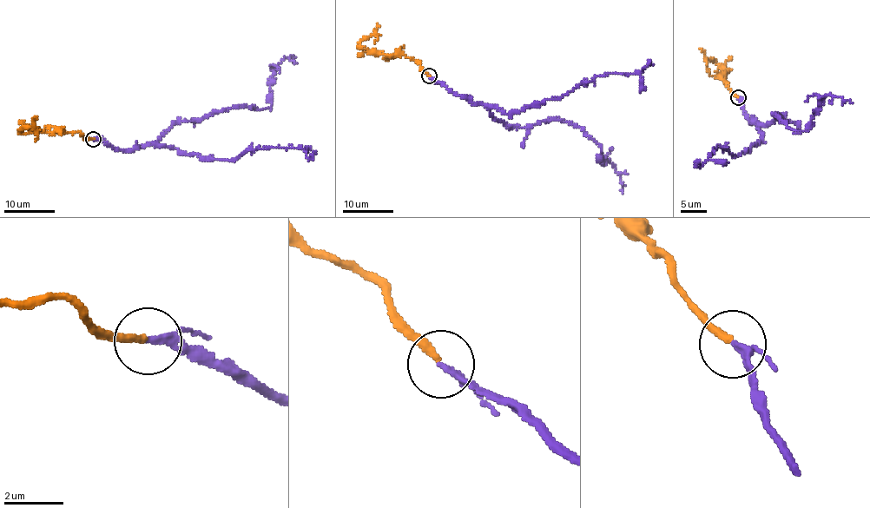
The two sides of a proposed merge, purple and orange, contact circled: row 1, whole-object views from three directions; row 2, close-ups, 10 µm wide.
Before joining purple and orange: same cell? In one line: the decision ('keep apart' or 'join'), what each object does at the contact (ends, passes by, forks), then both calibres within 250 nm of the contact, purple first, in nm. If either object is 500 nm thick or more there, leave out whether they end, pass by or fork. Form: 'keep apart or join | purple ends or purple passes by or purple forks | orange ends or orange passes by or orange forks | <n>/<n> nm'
keep apart | purple passes by | orange ends | 160/260 nm

